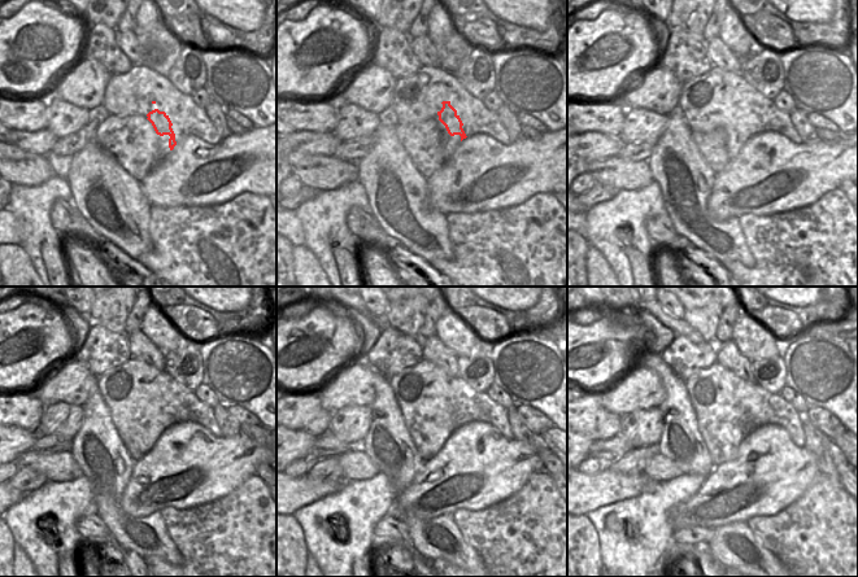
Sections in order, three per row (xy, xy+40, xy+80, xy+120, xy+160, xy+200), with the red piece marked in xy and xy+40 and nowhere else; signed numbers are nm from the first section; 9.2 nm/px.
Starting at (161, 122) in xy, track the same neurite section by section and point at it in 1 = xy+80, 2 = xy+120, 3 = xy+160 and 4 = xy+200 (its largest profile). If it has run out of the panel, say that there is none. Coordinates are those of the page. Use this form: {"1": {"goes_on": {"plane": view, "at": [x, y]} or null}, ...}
{"1": {"goes_on": {"plane": "xy+80", "at": [737, 112]}}, "2": {"goes_on": {"plane": "xy+120", "at": [159, 405]}}, "3": {"goes_on": {"plane": "xy+160", "at": [449, 406]}}, "4": {"goes_on": {"plane": "xy+200", "at": [741, 407]}}}

